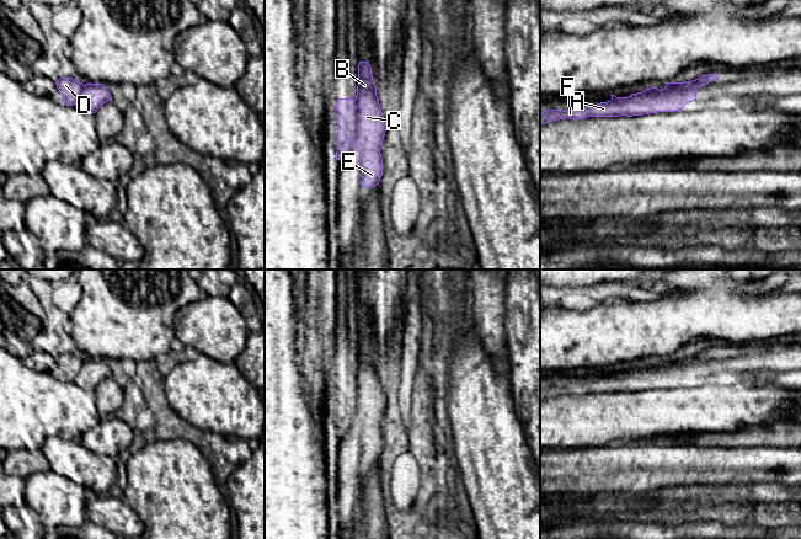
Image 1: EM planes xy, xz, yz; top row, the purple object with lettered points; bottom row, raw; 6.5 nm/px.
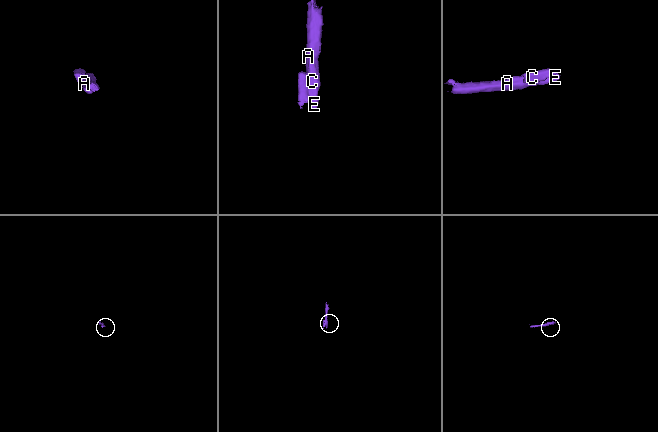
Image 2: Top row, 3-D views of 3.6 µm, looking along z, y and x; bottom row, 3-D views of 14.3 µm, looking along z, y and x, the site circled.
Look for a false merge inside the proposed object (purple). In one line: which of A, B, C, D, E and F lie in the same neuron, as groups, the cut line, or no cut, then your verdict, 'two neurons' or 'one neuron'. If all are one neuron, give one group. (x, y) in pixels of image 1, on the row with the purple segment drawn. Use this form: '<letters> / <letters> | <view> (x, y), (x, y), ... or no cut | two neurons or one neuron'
A B C E F / D | yz (693, 87), (665, 92), (658, 90) | two neurons

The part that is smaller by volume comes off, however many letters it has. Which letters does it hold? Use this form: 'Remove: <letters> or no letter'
Remove: D

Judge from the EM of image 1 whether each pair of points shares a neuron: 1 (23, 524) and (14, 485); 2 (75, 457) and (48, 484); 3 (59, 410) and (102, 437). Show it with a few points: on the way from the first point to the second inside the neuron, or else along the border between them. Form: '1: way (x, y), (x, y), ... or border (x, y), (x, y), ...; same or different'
1: way (17, 515), (14, 495); same
2: border (49, 469), (83, 486); different
3: border (91, 427), (79, 439); different

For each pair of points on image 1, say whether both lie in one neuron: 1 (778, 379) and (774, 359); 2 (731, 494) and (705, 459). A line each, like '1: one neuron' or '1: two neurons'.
1: two neurons
2: two neurons

